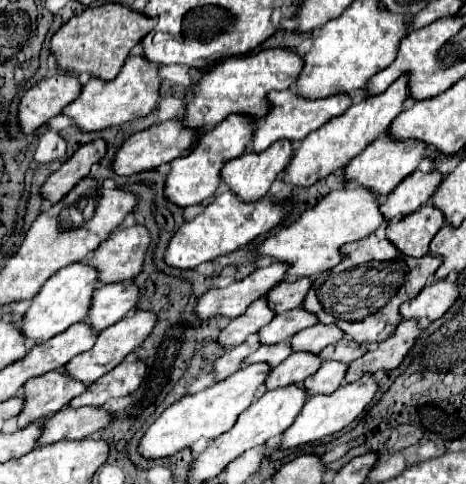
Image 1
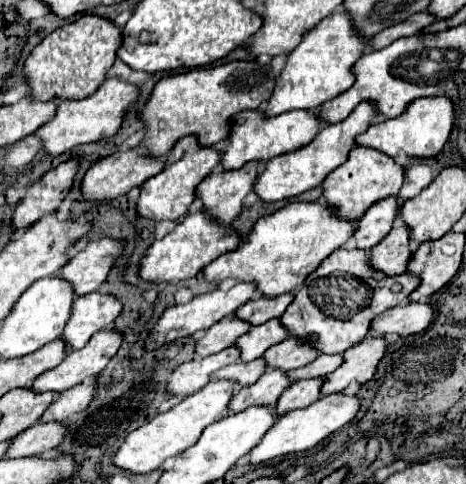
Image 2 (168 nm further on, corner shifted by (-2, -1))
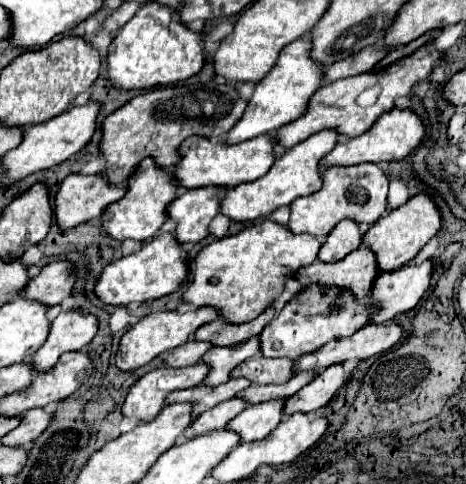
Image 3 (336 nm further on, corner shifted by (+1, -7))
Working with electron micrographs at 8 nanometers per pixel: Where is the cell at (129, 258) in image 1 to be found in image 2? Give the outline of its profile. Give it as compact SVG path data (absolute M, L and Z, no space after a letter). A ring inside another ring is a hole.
M112 238L92 240L80 254L76 254L62 268L62 280L72 284L76 296L90 294L100 284L104 284L112 262L120 254L122 254L122 242Z

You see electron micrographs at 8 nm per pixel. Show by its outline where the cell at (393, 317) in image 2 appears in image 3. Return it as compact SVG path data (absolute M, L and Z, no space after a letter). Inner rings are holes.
M383 322L383 324L367 324L355 336L343 338L343 340L331 340L331 344L325 344L317 356L317 370L331 366L335 362L347 362L347 360L365 360L375 354L387 352L403 338L403 326L395 322Z

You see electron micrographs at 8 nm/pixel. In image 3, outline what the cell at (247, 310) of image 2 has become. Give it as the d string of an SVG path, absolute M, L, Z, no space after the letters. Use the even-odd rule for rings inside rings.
M267 308L261 312L255 320L243 322L243 324L229 324L227 320L213 320L205 326L201 326L195 332L195 340L211 342L213 346L227 346L227 344L239 344L243 340L249 340L251 336L257 336L275 316L275 308Z

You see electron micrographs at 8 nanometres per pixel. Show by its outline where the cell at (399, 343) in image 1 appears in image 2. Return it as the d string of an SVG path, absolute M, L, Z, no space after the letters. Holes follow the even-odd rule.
M364 338L364 342L346 350L342 366L324 378L322 394L328 396L334 392L342 392L350 382L364 384L372 380L384 352L386 342L382 338Z

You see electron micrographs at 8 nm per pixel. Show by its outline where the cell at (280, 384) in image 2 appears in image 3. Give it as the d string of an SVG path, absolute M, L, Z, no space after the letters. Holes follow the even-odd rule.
M231 398L227 402L221 402L217 404L215 408L203 412L195 424L191 428L187 428L187 432L183 434L183 438L195 438L195 436L201 436L201 434L207 434L211 430L219 430L219 428L225 428L237 414L241 414L245 408L249 408L251 404L243 398Z

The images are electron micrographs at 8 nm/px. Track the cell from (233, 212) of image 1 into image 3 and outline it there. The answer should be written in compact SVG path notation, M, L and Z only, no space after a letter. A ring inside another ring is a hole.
M165 232L151 238L139 252L133 252L109 264L101 272L95 294L105 304L113 304L113 306L141 304L145 300L155 300L171 292L177 292L185 284L187 274L189 274L187 250L183 250L179 240L175 238L175 232Z

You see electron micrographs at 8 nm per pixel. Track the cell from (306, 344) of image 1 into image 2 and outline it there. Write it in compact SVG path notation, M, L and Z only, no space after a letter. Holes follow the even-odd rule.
M286 338L284 342L270 346L264 352L264 362L266 368L278 368L278 370L294 370L310 364L318 356L316 350L312 350L306 344L296 342L294 338Z

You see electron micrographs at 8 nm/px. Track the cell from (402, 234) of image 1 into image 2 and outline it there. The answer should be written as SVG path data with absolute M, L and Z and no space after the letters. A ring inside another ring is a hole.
M398 222L392 226L390 234L386 234L386 238L382 238L382 242L378 242L378 246L370 250L370 266L388 276L402 274L406 270L410 254L412 248L408 238L408 228Z

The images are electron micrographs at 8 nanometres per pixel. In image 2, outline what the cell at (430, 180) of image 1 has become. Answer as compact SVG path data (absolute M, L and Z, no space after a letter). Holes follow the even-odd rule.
M386 198L370 206L370 210L366 210L366 214L362 214L362 218L358 218L356 222L356 230L352 236L356 240L356 248L360 250L374 248L390 232L396 214L398 214L396 198Z

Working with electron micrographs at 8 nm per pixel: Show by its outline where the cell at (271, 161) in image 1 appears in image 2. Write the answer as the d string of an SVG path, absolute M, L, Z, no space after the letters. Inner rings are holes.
M248 162L238 170L214 170L208 174L198 190L196 198L202 200L202 210L218 224L230 224L242 210L242 200L250 194L258 168L262 162Z

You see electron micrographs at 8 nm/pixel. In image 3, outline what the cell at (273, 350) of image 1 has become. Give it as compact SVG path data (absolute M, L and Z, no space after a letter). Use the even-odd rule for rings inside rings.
M231 378L227 384L221 384L221 386L193 386L189 390L179 390L179 392L173 392L171 398L167 398L169 404L175 404L175 402L193 402L193 418L197 418L199 414L203 414L205 410L209 408L215 408L217 404L221 404L223 400L229 400L229 398L235 398L241 390L249 388L251 382L247 378Z

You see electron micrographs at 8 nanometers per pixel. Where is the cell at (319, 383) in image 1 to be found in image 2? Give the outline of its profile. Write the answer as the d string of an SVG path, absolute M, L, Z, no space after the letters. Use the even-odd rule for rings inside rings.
M322 378L300 380L300 382L290 384L290 388L286 388L286 392L282 392L282 396L278 398L278 402L274 406L276 416L284 416L292 410L306 408L312 402L316 402L320 398L320 386L322 386Z

